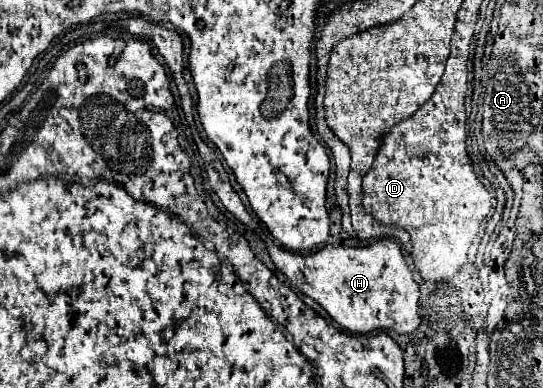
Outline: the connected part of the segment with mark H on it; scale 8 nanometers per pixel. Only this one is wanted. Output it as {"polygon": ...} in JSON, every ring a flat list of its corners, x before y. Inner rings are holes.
{"polygon":[[266,234,264,238,268,240,266,248,276,268,296,290,316,300,342,328,362,334,372,330,410,334,420,326,420,288,412,278,412,270,406,266,398,242,376,240,374,244,360,248,324,246,314,254,302,256,278,246]]}

